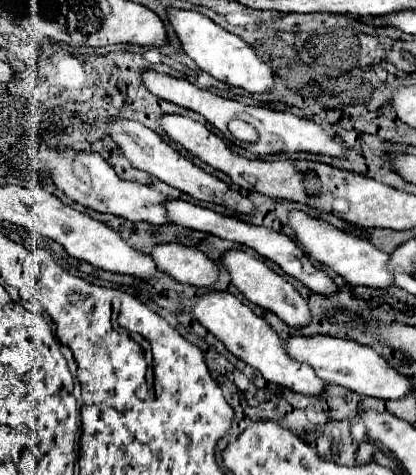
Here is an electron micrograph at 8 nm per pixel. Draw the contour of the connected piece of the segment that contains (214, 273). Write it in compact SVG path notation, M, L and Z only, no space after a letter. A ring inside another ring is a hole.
M179 243L157 245L151 251L157 269L167 273L185 285L211 287L219 281L219 267L205 253L195 247L185 247Z

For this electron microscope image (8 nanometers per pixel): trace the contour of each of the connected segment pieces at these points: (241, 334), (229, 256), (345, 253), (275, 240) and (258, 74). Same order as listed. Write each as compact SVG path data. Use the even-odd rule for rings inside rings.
M213 291L209 295L203 295L195 301L193 307L193 315L197 317L197 321L211 331L235 357L239 357L241 361L245 361L247 365L255 367L257 371L261 371L261 375L269 381L269 383L277 383L283 385L287 389L293 389L301 395L309 395L309 397L321 397L327 383L323 379L319 379L313 371L313 367L309 363L301 363L297 359L293 359L287 351L283 341L279 339L279 335L271 329L271 325L263 319L257 317L247 305L243 305L235 295L225 293L225 291Z
M227 251L223 255L223 267L231 273L231 283L251 303L255 303L255 305L259 305L259 307L263 307L267 311L273 311L283 323L287 323L293 329L301 329L301 327L305 327L305 325L311 323L313 315L311 315L311 309L309 309L307 301L299 295L299 291L289 281L285 281L275 271L271 271L265 261L253 257L249 253L245 253L245 251Z
M293 211L291 213L291 227L295 229L297 241L309 251L309 255L315 261L331 267L347 283L373 287L373 289L387 289L387 287L393 285L393 273L389 271L389 257L391 255L379 251L377 247L373 247L367 239L353 237L353 235L345 233L345 231L339 231L329 223L323 223L319 219L309 217L303 211Z
M179 199L177 201L169 201L165 207L167 207L169 217L171 217L173 223L189 227L189 229L205 231L205 233L211 233L211 235L221 237L221 239L237 241L241 245L247 245L247 247L255 249L261 257L277 263L287 275L291 275L297 281L301 281L313 293L319 293L319 295L325 295L325 297L333 297L339 291L339 287L335 285L335 281L323 269L319 269L317 265L313 265L311 259L295 245L295 241L291 241L287 235L283 235L279 231L273 231L273 229L267 229L267 227L255 227L255 225L249 225L249 223L237 219L237 217L227 217L227 215L221 215L221 213L215 213L213 209L199 207L199 205L187 203L187 201L179 201Z
M167 9L169 21L175 27L175 33L185 49L185 53L209 75L213 75L215 79L233 85L233 87L241 87L249 93L267 93L273 91L273 71L271 67L257 57L255 49L245 43L241 37L225 31L223 27L219 27L215 21L211 21L209 17L197 13L197 11L183 11L183 9Z

